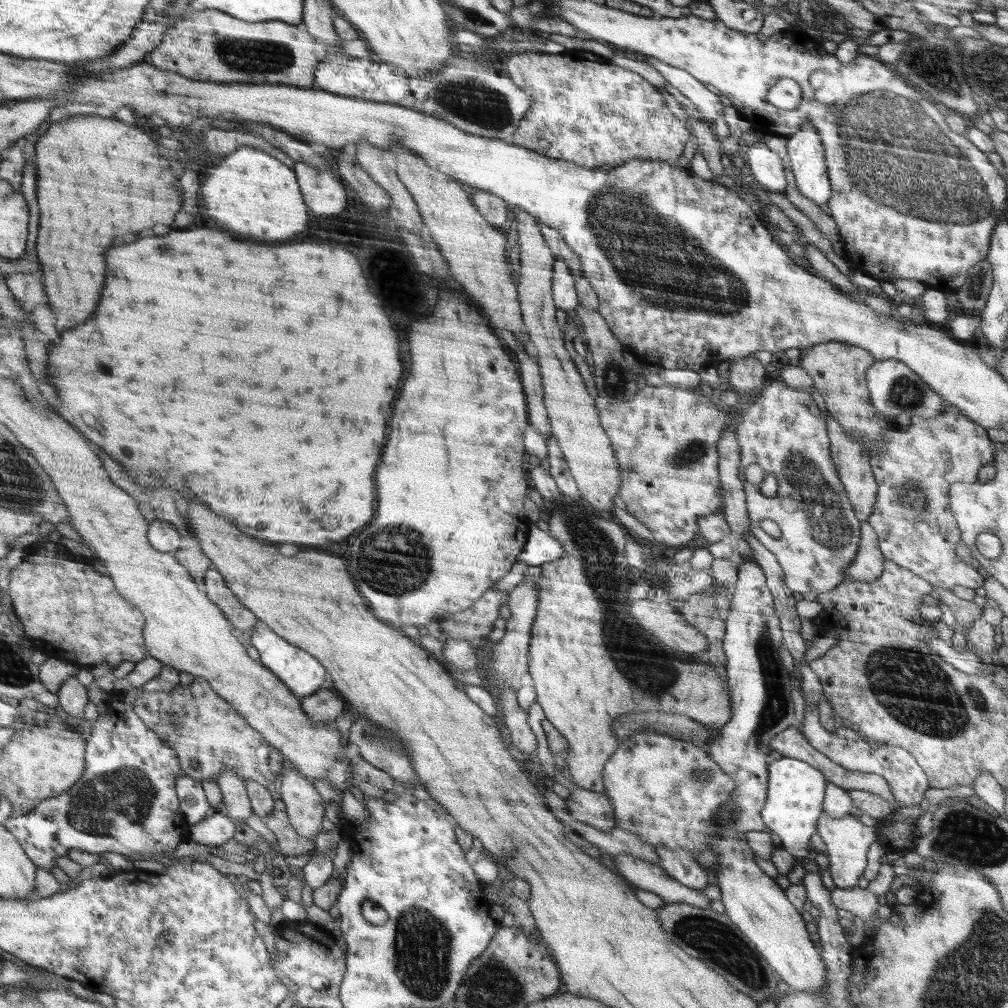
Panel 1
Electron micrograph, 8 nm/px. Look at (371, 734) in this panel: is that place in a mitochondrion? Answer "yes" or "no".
yes

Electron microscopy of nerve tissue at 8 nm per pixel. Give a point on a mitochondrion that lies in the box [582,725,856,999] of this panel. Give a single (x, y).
(721, 945)

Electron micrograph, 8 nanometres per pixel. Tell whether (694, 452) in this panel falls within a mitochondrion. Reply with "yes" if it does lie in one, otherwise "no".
yes

